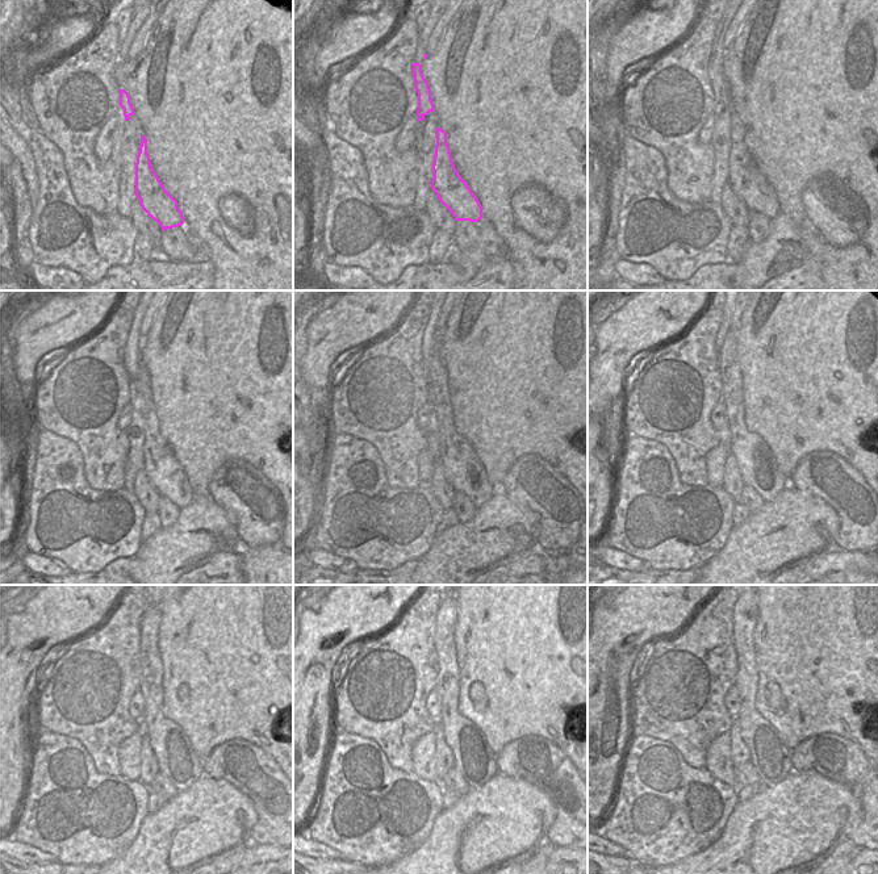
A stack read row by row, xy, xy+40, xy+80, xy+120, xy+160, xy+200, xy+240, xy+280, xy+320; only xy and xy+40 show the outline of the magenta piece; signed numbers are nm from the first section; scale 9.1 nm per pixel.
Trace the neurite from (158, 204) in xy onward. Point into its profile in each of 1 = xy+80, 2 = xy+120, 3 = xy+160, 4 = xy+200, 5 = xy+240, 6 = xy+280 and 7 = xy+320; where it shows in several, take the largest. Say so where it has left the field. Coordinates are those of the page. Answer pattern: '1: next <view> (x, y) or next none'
1: next xy+80 (747, 182)
2: next xy+120 (163, 469)
3: next xy+160 (464, 471)
4: next xy+200 (757, 464)
5: next xy+240 (176, 760)
6: next xy+280 (473, 758)
7: next xy+320 (772, 758)

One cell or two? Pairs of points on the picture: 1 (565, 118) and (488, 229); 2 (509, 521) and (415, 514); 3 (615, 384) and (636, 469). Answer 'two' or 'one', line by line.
1: two
2: two
3: two

